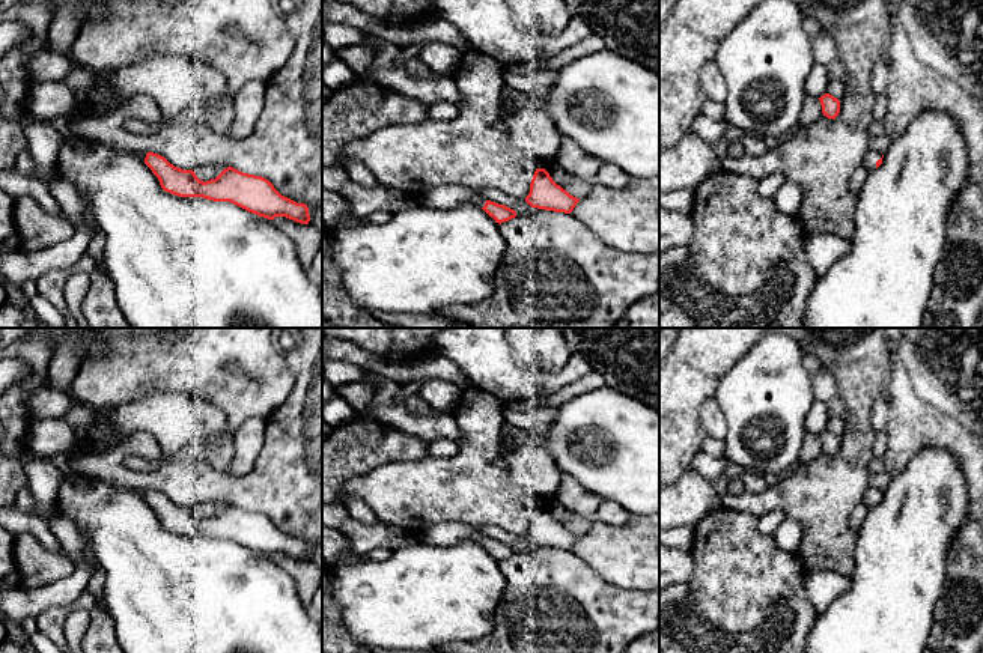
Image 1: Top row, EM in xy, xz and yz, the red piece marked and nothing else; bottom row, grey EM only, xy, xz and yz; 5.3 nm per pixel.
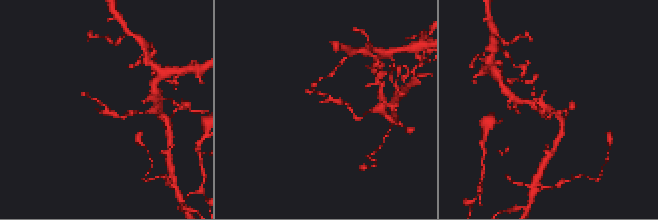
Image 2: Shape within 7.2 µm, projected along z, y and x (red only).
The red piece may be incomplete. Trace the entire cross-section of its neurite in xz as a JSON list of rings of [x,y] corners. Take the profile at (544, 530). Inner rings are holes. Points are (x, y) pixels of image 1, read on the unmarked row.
[[[536,506],[525,539],[531,545],[571,551],[580,536],[557,522],[545,506]]]

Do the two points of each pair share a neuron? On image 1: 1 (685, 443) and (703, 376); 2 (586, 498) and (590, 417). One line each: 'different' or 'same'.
1: same
2: different

